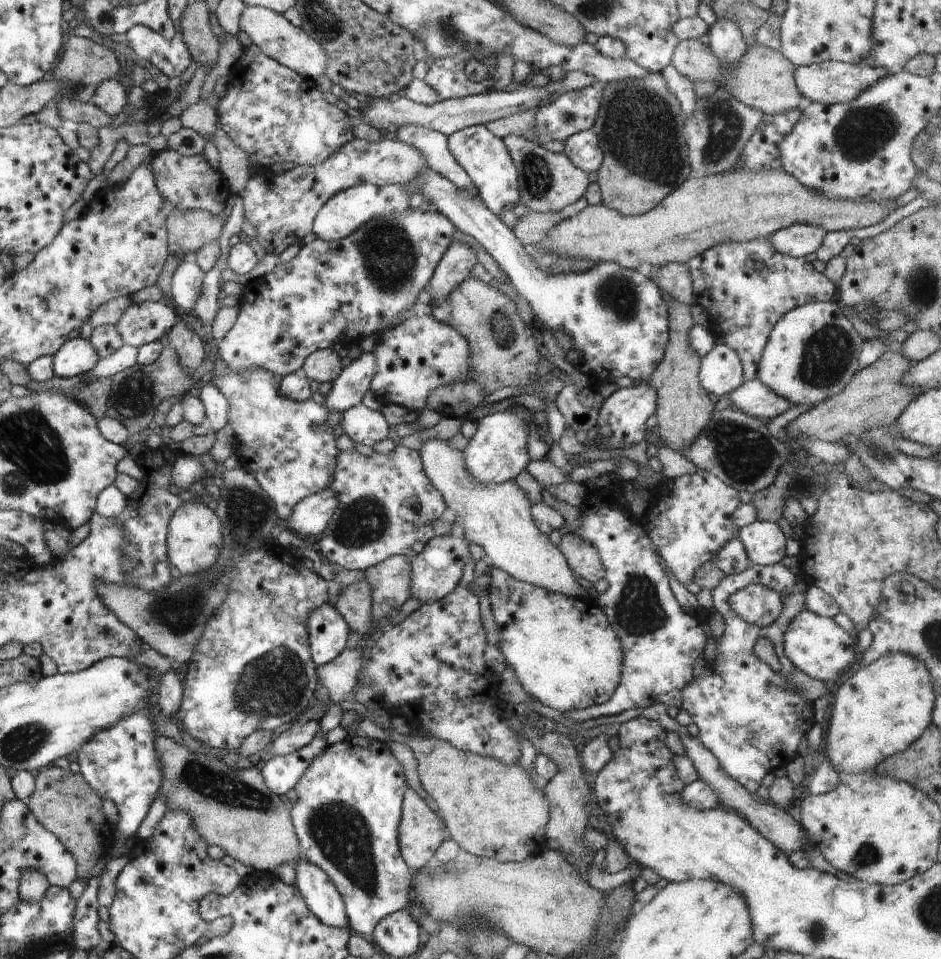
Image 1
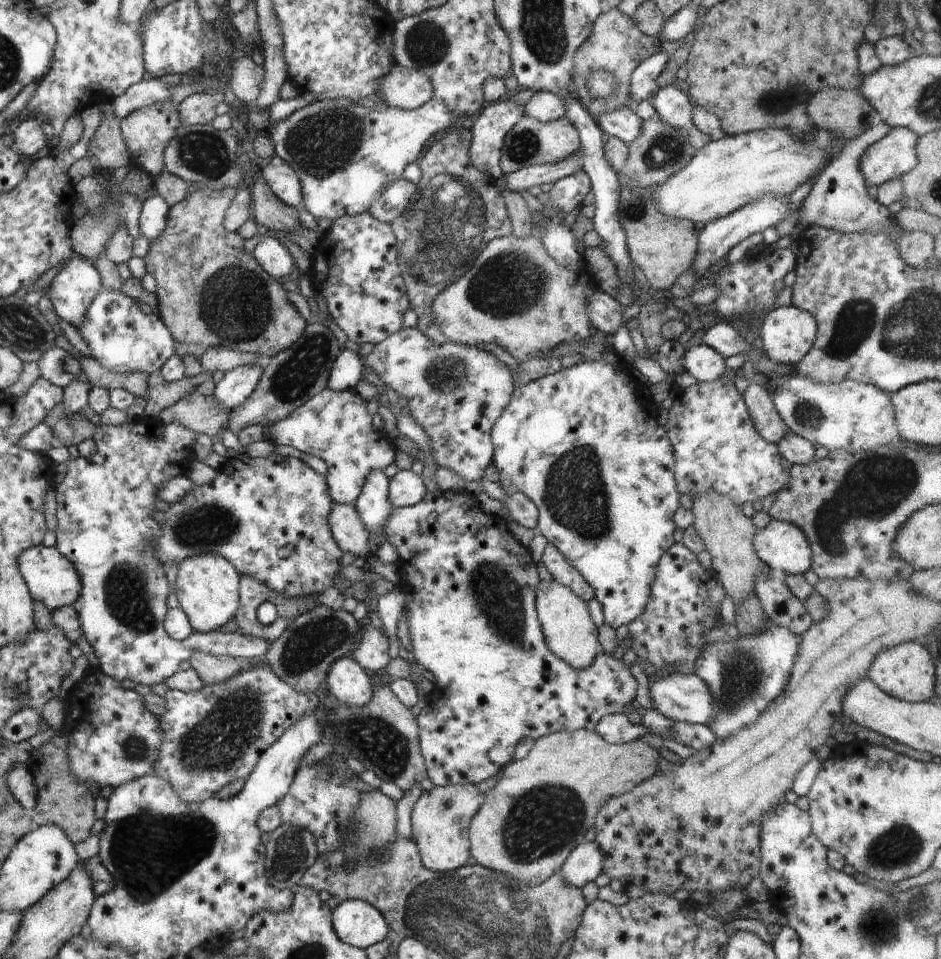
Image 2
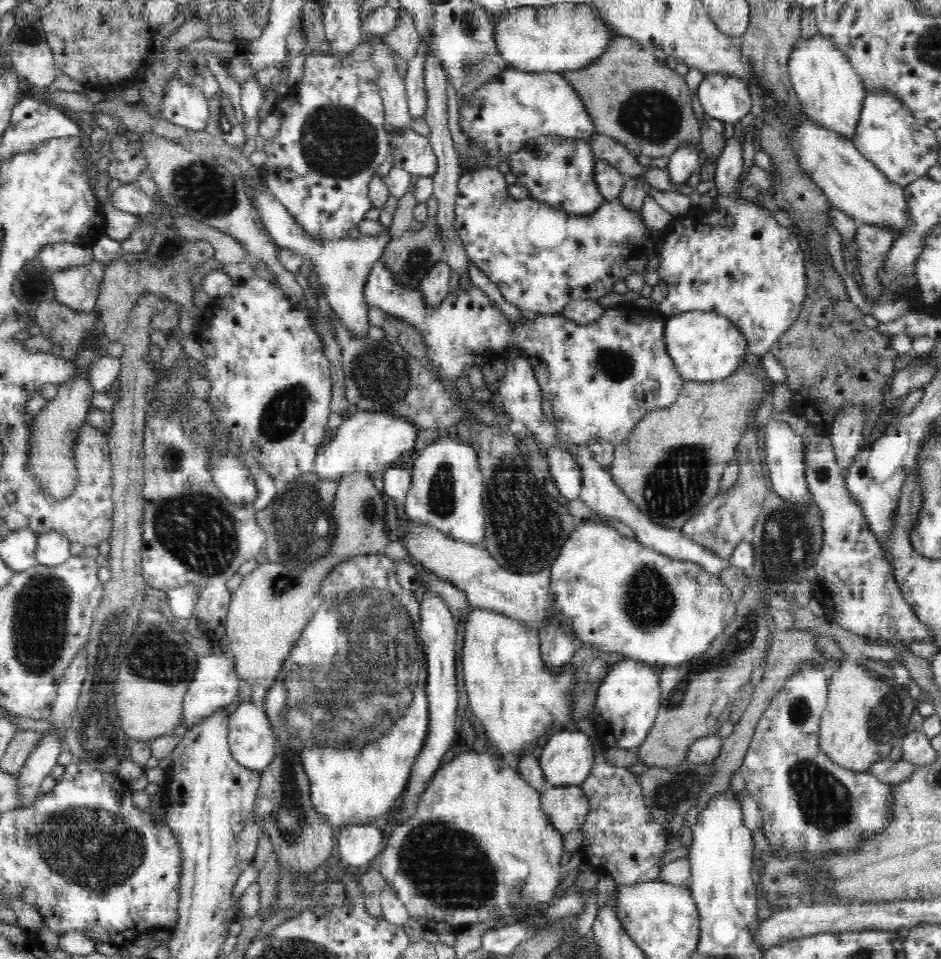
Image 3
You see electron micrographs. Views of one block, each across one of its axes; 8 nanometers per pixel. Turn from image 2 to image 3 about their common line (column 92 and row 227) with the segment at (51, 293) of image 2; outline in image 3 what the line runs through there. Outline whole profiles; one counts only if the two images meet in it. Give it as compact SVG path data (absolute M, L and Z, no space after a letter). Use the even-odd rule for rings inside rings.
M256 179L251 184L249 190L251 194L251 204L255 208L255 214L261 222L261 226L269 236L276 241L278 247L292 250L298 253L305 260L310 261L312 269L320 278L321 288L324 288L325 298L334 308L334 317L344 325L345 330L353 338L364 338L368 330L368 302L364 297L364 289L368 280L368 274L371 273L372 266L379 262L387 249L384 238L374 238L374 235L362 236L360 240L350 240L349 236L344 239L326 240L317 238L316 235L308 235L294 215L290 213L270 192L266 183Z

